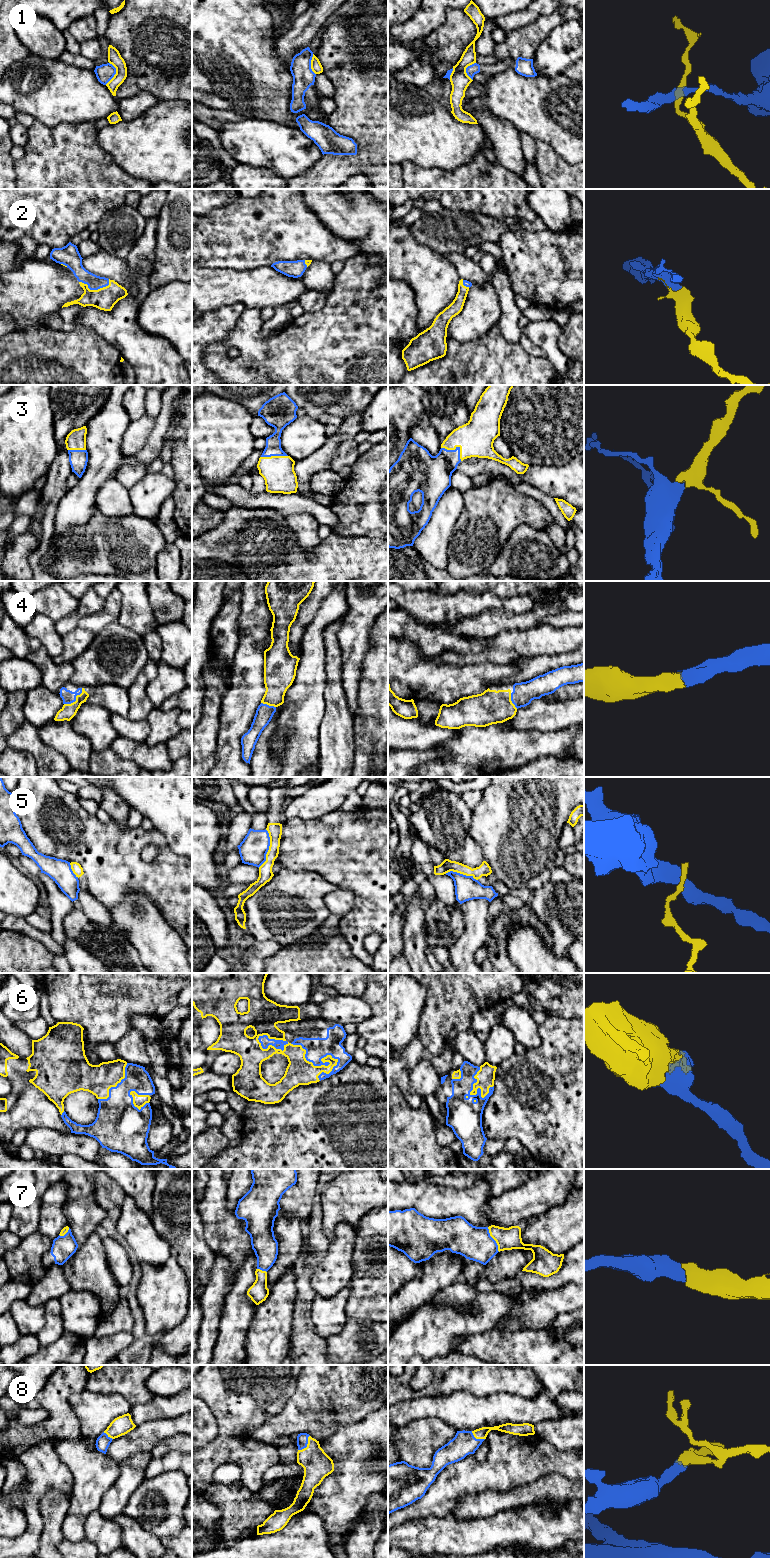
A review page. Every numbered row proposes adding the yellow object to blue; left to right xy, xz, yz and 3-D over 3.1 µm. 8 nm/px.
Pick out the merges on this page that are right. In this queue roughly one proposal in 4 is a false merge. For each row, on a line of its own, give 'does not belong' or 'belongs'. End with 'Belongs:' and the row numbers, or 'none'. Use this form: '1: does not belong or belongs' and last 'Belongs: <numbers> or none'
1: does not belong
2: belongs
3: belongs
4: belongs
5: does not belong
6: belongs
7: belongs
8: belongs
Belongs: 2, 3, 4, 6, 7, 8

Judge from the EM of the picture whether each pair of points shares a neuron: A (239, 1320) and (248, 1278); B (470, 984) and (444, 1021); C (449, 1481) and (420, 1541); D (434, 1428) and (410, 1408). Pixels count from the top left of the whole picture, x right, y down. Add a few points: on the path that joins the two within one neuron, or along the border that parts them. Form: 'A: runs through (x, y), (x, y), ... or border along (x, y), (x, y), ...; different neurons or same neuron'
A: runs through (238, 1310), (236, 1293), (239, 1288); same neuron
B: runs through (461, 993), (450, 1004), (448, 1012); same neuron
C: border along (450, 1513), (441, 1517), (427, 1516), (409, 1520); different neurons
D: border along (445, 1421), (423, 1417), (400, 1427); different neurons

